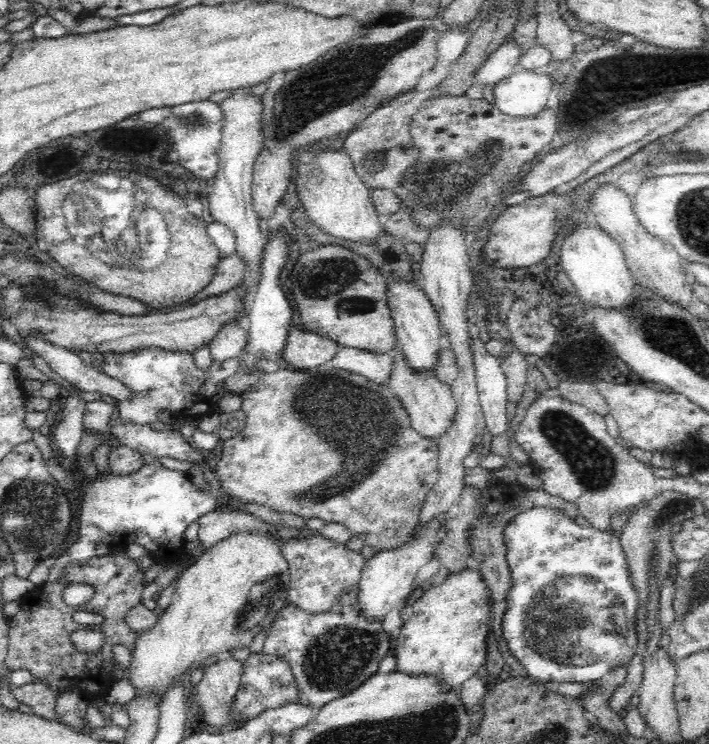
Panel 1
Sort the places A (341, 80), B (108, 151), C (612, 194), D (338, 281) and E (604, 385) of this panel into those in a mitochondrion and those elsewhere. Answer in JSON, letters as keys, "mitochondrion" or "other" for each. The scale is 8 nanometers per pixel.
{"A":"mitochondrion","B":"other","C":"other","D":"mitochondrion","E":"other"}

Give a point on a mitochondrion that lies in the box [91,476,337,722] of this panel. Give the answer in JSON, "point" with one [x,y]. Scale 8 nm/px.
{"point":[260,603]}

